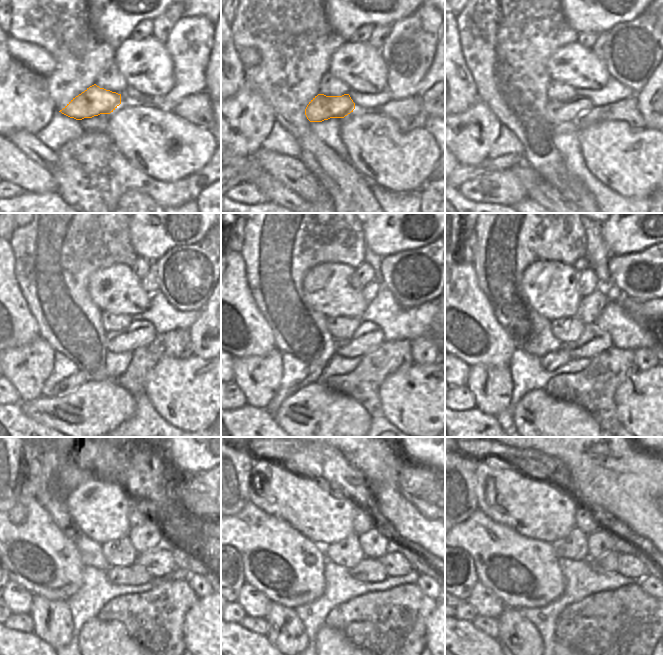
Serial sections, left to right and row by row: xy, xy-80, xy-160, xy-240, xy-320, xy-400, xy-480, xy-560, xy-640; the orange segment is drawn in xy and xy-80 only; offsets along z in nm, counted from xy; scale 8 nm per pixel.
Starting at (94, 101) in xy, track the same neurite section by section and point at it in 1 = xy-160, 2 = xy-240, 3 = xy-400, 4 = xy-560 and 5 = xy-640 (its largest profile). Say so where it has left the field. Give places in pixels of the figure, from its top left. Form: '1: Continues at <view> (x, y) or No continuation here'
1: Continues at xy-160 (557, 112)
2: Continues at xy-240 (140, 332)
3: Continues at xy-400 (593, 340)
4: Continues at xy-560 (394, 562)
5: Continues at xy-640 (630, 566).

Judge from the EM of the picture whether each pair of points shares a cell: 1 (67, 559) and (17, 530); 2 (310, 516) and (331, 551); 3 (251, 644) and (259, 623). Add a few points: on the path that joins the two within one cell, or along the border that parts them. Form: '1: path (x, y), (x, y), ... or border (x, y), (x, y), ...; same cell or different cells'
1: path (55, 559), (37, 543), (32, 543), (29, 540); same cell
2: border (348, 534), (322, 547); different cells
3: border (238, 622), (244, 627), (266, 636); different cells

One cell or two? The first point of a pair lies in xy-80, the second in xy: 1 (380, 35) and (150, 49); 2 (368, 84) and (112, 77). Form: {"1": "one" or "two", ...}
{"1": "two", "2": "two"}

